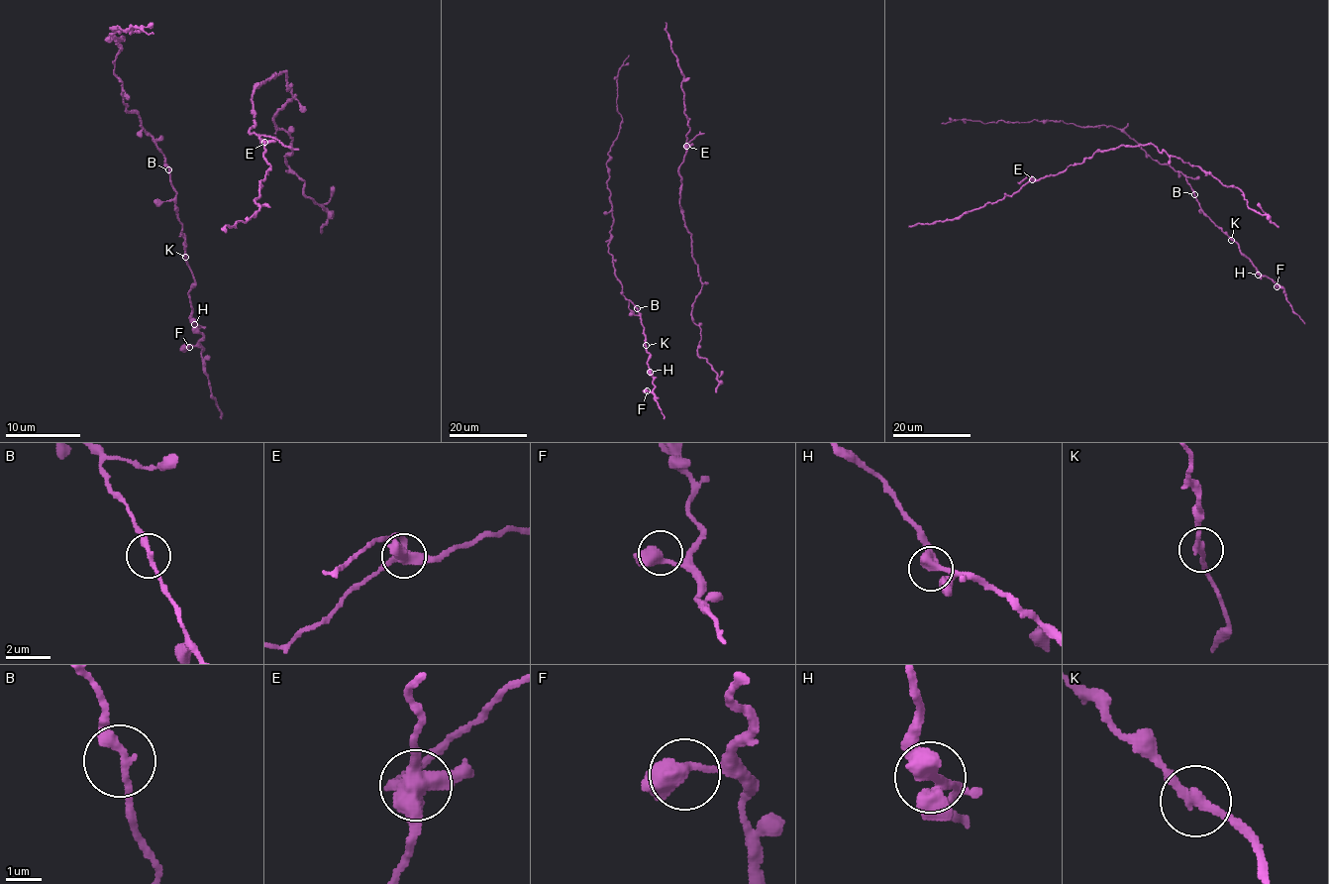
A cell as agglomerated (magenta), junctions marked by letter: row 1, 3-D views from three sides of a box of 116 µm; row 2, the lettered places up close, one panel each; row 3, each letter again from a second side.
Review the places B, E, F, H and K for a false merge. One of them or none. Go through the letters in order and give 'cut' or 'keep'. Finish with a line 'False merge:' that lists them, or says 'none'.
B: keep
E: cut
F: keep
H: keep
K: keep
False merge: E

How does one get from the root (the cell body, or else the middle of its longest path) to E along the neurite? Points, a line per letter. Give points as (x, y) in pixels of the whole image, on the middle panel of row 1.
E: (691, 319), (692, 305), (702, 282), (691, 253), (691, 234), (679, 205), (681, 178), (678, 167), (686, 146)

